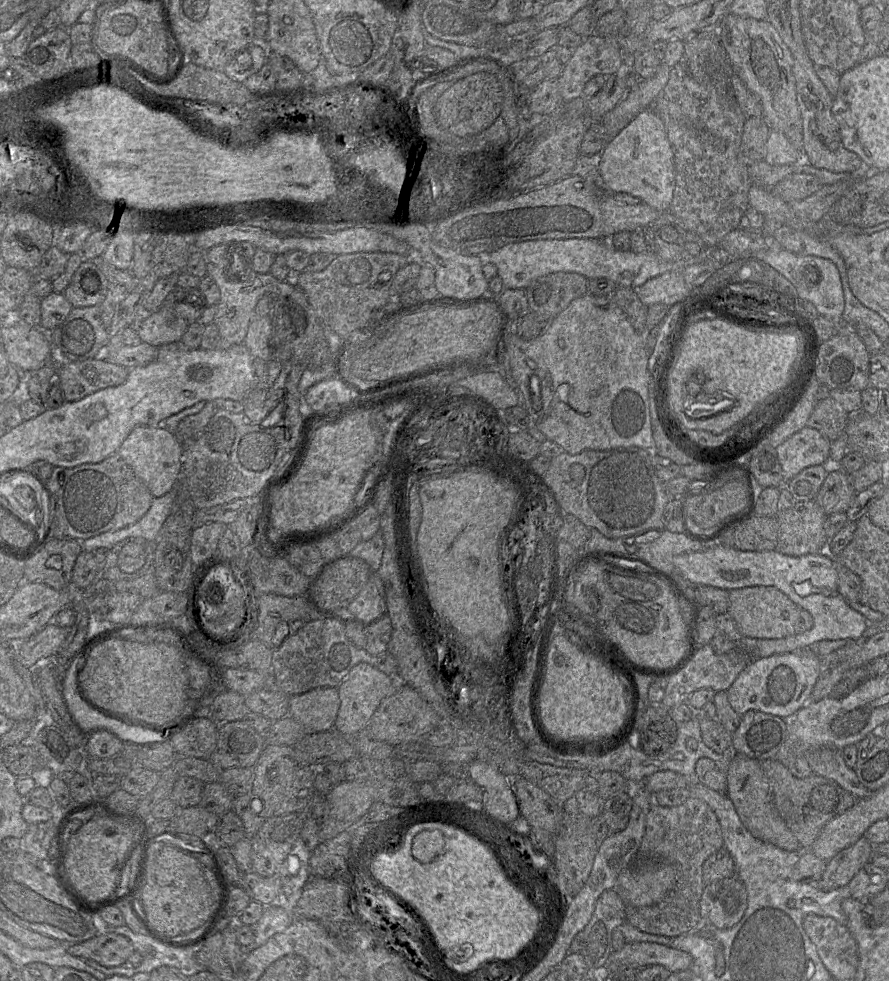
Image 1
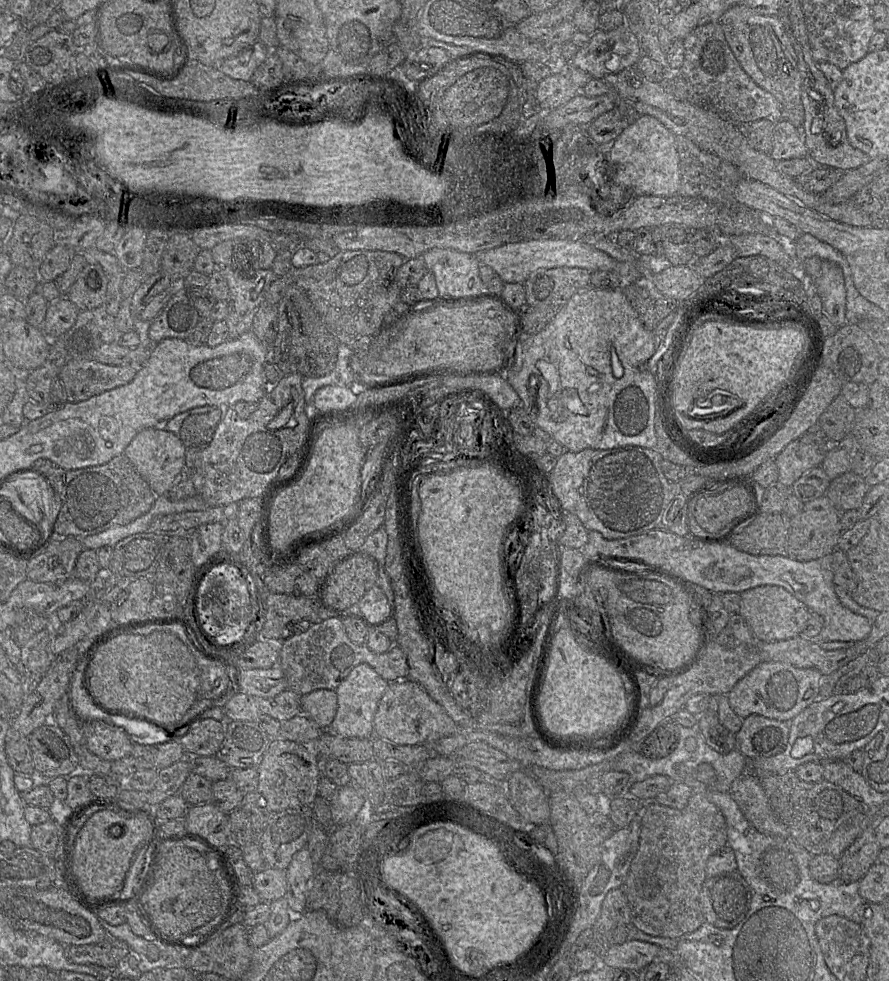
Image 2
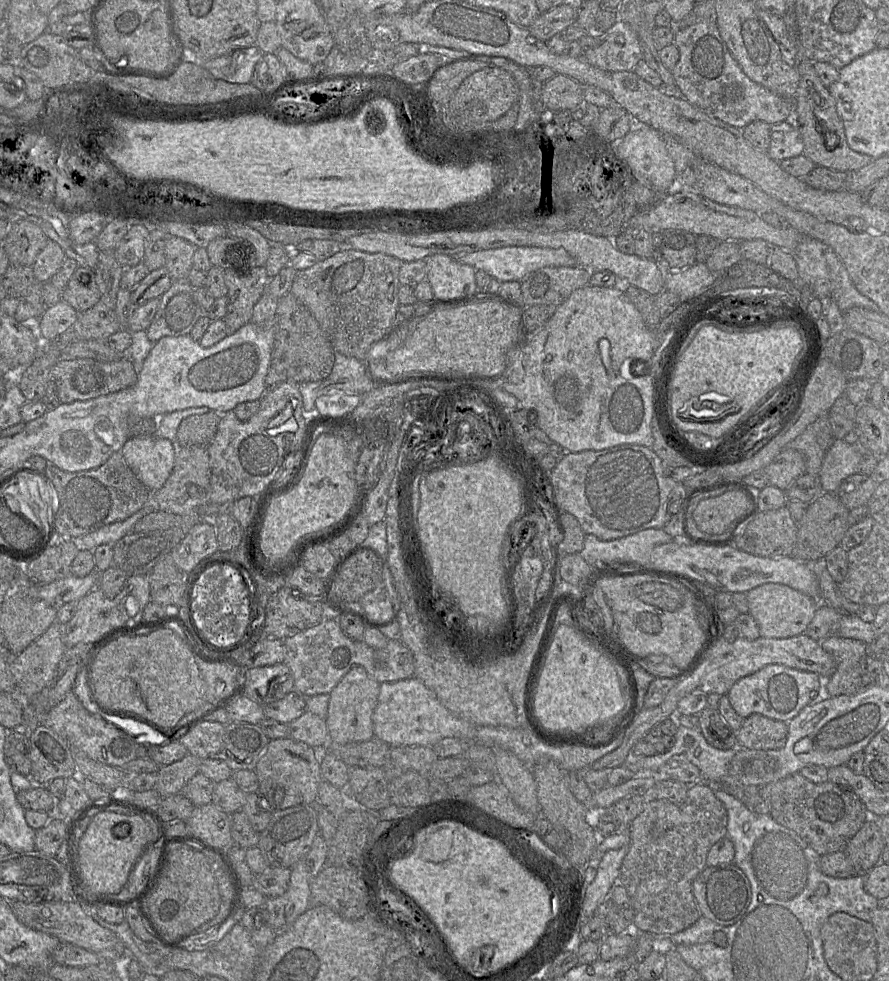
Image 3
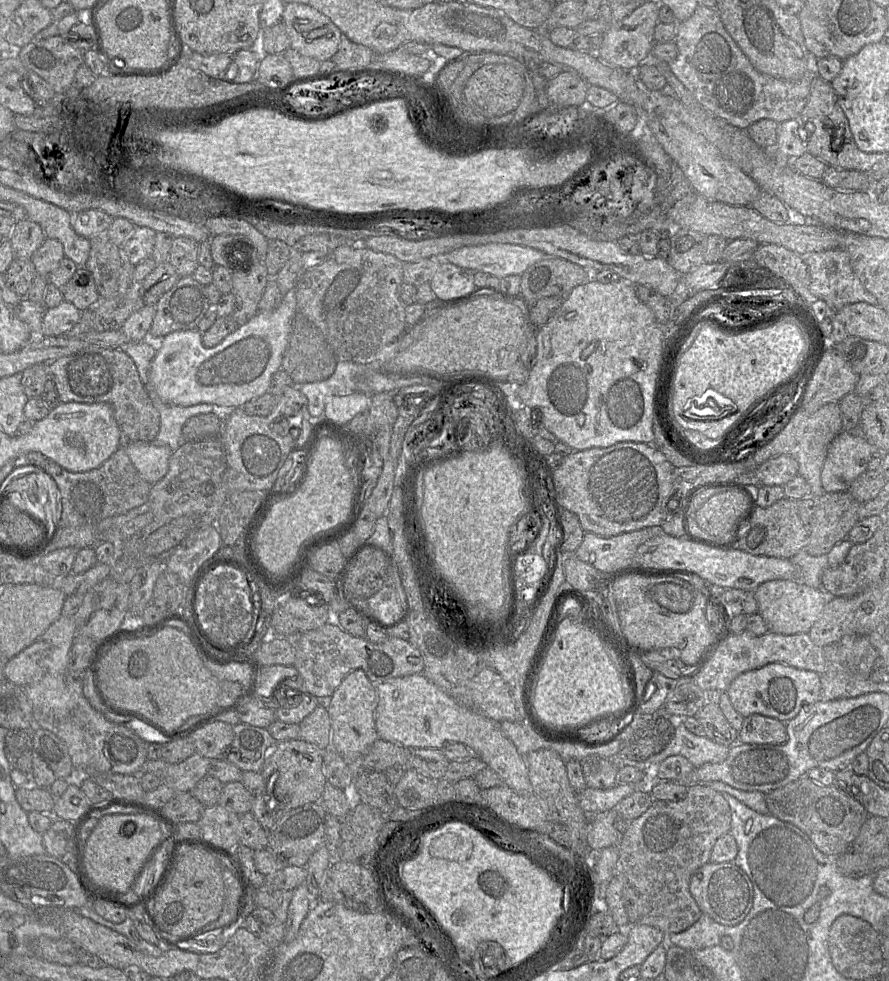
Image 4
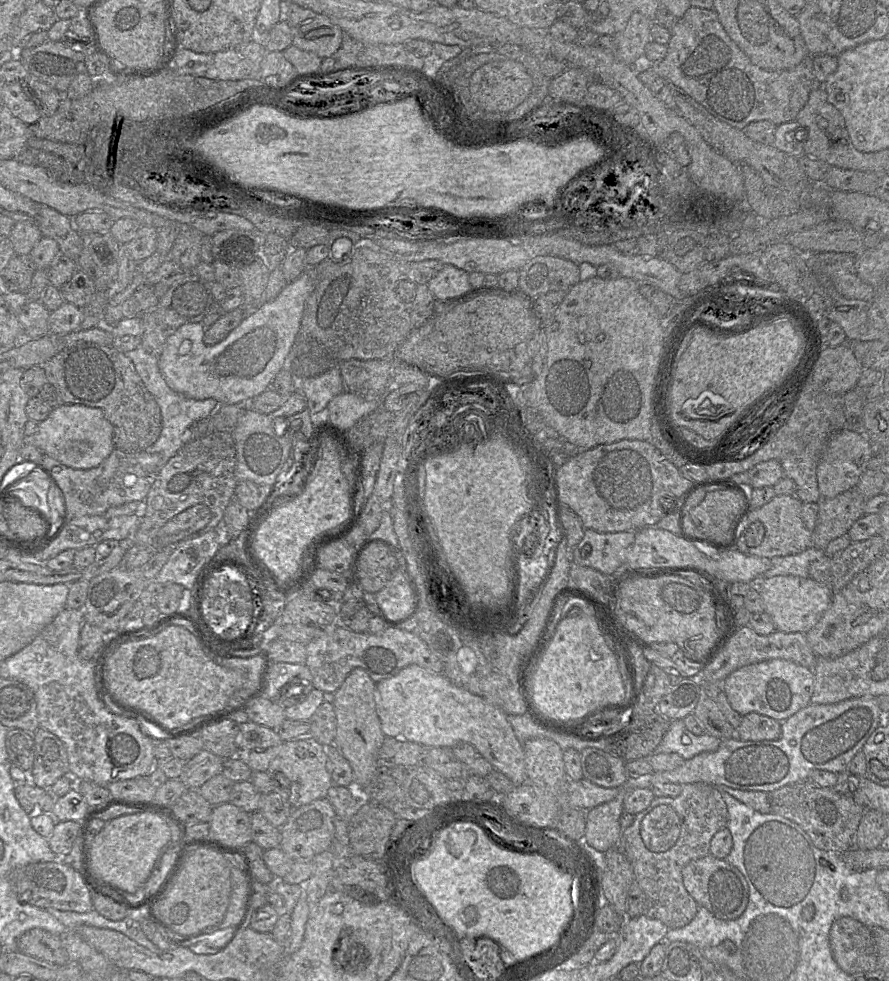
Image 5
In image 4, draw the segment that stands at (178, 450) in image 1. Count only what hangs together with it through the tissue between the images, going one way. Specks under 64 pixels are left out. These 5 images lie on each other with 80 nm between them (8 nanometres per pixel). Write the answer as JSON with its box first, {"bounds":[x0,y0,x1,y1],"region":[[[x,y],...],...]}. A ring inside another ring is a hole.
{"bounds":[124,442,172,485],"region":[[[133,442],[124,447],[140,476],[150,485],[157,483],[167,473],[172,451],[166,445]]]}

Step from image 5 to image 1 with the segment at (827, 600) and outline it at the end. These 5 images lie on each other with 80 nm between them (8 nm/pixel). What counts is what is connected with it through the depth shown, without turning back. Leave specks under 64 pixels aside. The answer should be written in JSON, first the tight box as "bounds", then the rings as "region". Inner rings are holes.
{"bounds":[728,586,801,639],"region":[[[772,586],[732,589],[729,592],[728,613],[743,637],[780,639],[797,634],[801,608],[786,594]]]}

